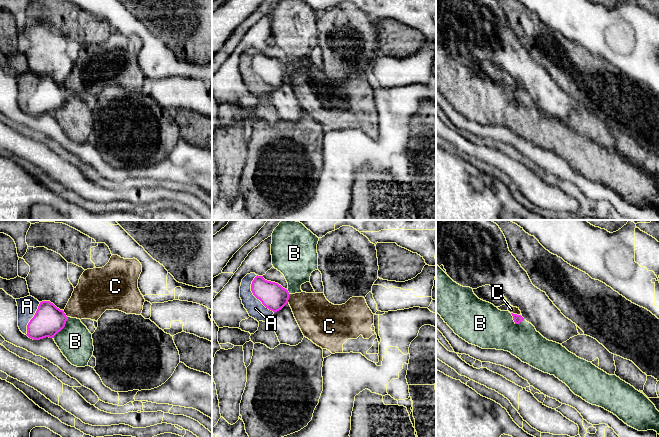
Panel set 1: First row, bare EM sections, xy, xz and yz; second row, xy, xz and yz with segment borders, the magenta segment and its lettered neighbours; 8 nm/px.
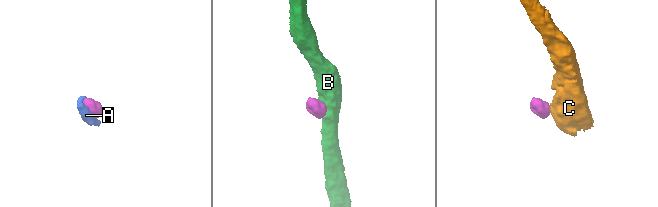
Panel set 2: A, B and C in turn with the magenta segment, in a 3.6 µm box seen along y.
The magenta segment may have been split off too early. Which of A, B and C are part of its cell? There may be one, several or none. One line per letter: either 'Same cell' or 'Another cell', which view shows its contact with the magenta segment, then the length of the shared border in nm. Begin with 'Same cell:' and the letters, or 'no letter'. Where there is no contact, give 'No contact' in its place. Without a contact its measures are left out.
Same cell: A
A: Same cell. Touches magenta in xz. Shared border 340 nm
B: Another cell. Touches magenta in xy. Shared border 200 nm
C: Another cell. Touches magenta in yz. Shared border 90 nm

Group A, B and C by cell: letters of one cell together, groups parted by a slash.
A / B / C

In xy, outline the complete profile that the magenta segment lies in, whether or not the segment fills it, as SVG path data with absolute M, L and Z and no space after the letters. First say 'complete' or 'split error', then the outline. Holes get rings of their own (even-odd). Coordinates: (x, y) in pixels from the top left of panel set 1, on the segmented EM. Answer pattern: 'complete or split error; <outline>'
split error; M32 296L16 299L18 327L33 340L53 338L66 324L67 316L50 301L39 302Z

